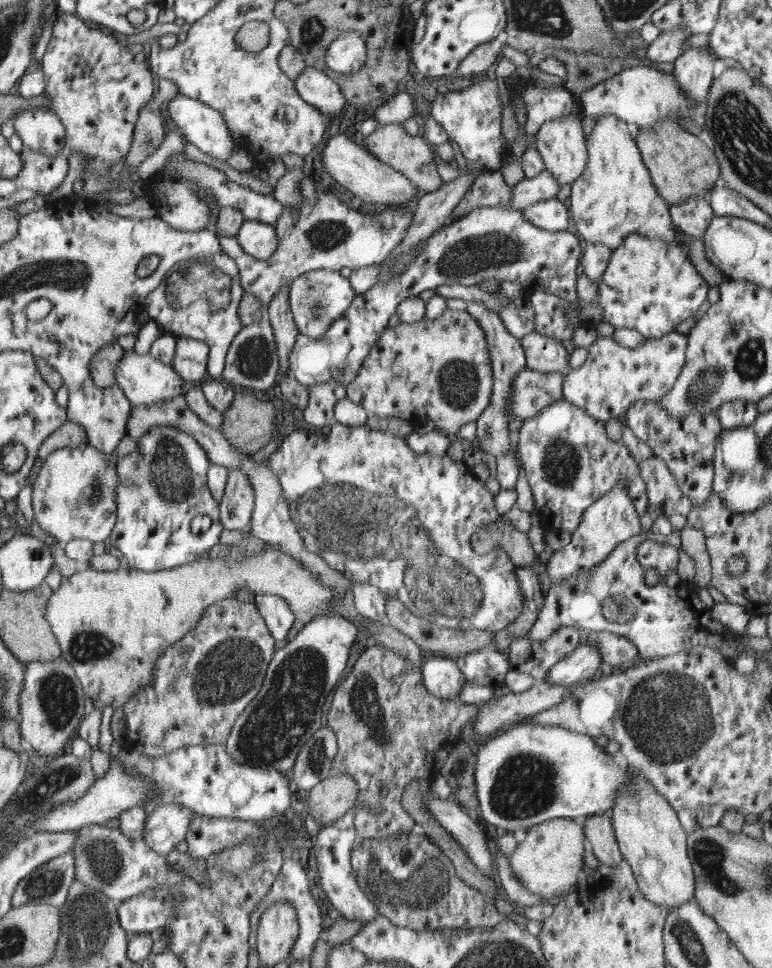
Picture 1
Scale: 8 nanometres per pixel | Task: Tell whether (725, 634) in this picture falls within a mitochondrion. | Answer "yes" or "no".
no

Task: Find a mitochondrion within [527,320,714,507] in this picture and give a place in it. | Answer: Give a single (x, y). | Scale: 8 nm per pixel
(560, 462)

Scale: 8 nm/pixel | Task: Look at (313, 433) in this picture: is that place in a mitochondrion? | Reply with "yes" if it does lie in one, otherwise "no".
no

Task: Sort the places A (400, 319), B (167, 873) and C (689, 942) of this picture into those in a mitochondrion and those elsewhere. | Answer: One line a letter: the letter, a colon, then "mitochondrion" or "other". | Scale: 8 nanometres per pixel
A: other
B: other
C: mitochondrion

